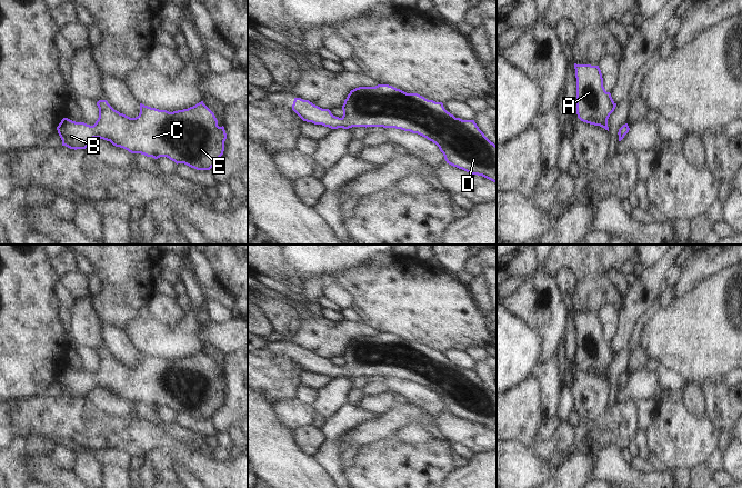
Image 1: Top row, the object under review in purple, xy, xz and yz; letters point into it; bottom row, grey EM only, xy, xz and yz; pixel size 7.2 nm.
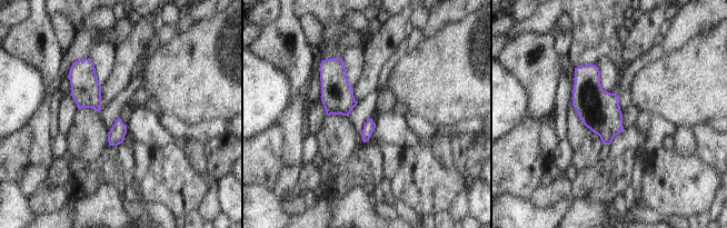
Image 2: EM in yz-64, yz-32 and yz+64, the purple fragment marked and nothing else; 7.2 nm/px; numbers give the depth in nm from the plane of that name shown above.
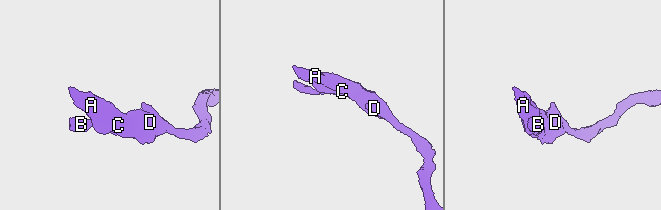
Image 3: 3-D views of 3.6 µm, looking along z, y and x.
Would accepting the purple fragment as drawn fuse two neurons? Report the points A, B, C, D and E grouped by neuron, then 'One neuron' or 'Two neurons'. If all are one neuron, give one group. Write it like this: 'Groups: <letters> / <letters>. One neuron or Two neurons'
Groups: A B C D E. One neuron.

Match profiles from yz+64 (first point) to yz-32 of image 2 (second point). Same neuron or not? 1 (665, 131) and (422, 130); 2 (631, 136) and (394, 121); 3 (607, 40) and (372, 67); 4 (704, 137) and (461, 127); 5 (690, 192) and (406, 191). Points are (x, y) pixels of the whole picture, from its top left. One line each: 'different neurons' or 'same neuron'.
1: same neuron
2: same neuron
3: different neurons
4: different neurons
5: same neuron

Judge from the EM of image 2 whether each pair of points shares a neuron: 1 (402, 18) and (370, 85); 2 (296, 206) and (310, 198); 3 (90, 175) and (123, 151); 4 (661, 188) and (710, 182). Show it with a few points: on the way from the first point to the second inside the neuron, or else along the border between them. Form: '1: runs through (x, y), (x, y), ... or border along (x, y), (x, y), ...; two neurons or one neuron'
1: runs through (388, 35), (385, 45), (377, 52), (371, 68); one neuron
2: runs through (299, 206), (307, 201); one neuron
3: runs through (98, 174), (103, 171), (116, 159); one neuron
4: runs through (674, 186), (689, 186), (698, 182); one neuron

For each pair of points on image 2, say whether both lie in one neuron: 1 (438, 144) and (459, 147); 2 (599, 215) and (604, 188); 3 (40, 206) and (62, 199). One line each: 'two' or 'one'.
1: two
2: two
3: one

